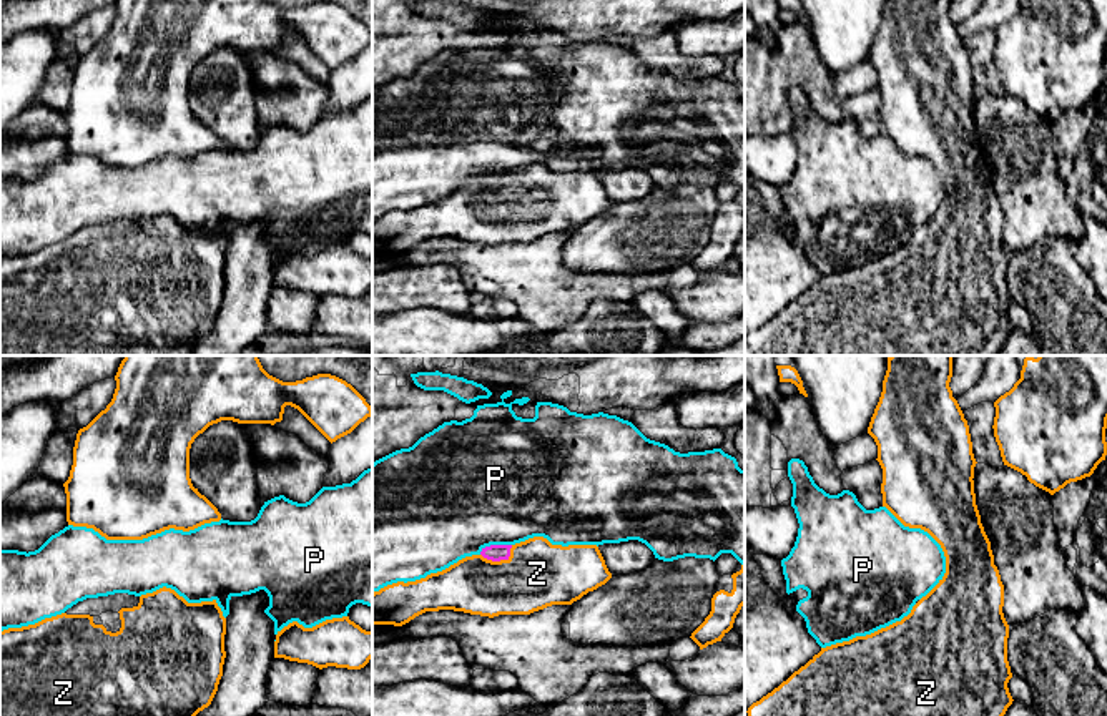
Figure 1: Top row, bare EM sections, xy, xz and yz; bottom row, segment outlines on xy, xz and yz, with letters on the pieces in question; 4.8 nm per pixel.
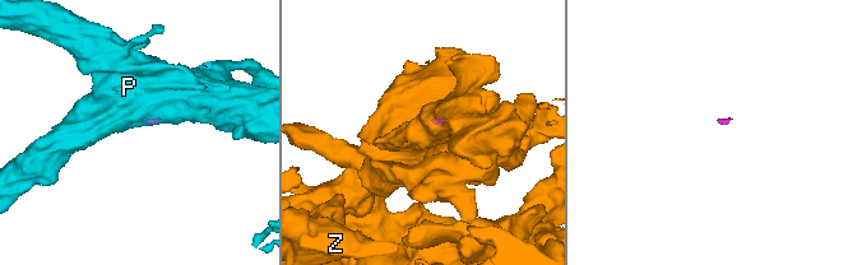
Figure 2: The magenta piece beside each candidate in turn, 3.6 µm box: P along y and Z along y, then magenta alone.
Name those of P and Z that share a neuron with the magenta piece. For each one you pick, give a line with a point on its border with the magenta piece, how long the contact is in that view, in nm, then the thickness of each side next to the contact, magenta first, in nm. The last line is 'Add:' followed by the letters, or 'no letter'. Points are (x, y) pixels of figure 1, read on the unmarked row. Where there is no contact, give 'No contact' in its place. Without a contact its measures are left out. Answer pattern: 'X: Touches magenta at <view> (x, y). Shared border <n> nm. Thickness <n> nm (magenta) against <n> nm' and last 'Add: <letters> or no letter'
Z: Touches magenta at xz (499, 188). Shared border 170 nm. Thickness 80 nm (magenta) against 320 nm
Add: Z

